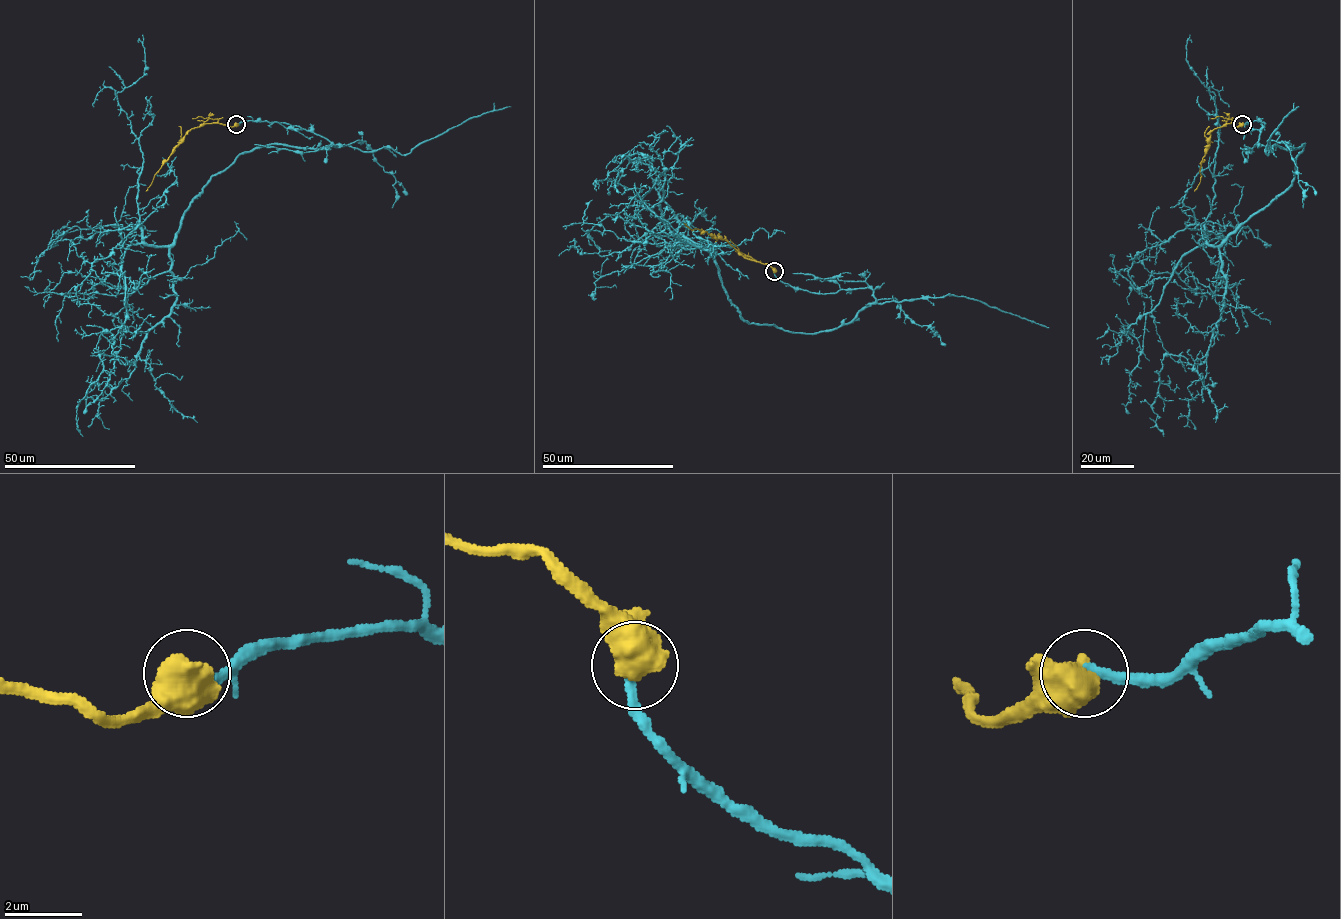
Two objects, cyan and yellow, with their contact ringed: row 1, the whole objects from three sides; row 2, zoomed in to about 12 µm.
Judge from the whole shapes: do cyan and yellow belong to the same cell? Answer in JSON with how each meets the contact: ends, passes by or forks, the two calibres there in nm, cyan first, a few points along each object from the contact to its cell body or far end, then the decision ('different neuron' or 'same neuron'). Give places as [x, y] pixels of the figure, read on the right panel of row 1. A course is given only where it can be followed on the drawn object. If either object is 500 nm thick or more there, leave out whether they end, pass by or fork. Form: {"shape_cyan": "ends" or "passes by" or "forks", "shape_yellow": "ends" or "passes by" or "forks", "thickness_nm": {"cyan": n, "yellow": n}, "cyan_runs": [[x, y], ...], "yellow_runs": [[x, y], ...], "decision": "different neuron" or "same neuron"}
{"thickness_nm": {"cyan": 280, "yellow": 750}, "cyan_runs": [[1243, 124], [1264, 123], [1262, 145], [1304, 147], [1293, 181], [1220, 248], [1206, 360], [1161, 361], [1163, 436]], "yellow_runs": [[1243, 124], [1235, 126], [1225, 123], [1210, 133], [1210, 145], [1200, 163], [1201, 176], [1194, 191]], "decision": "same neuron"}

